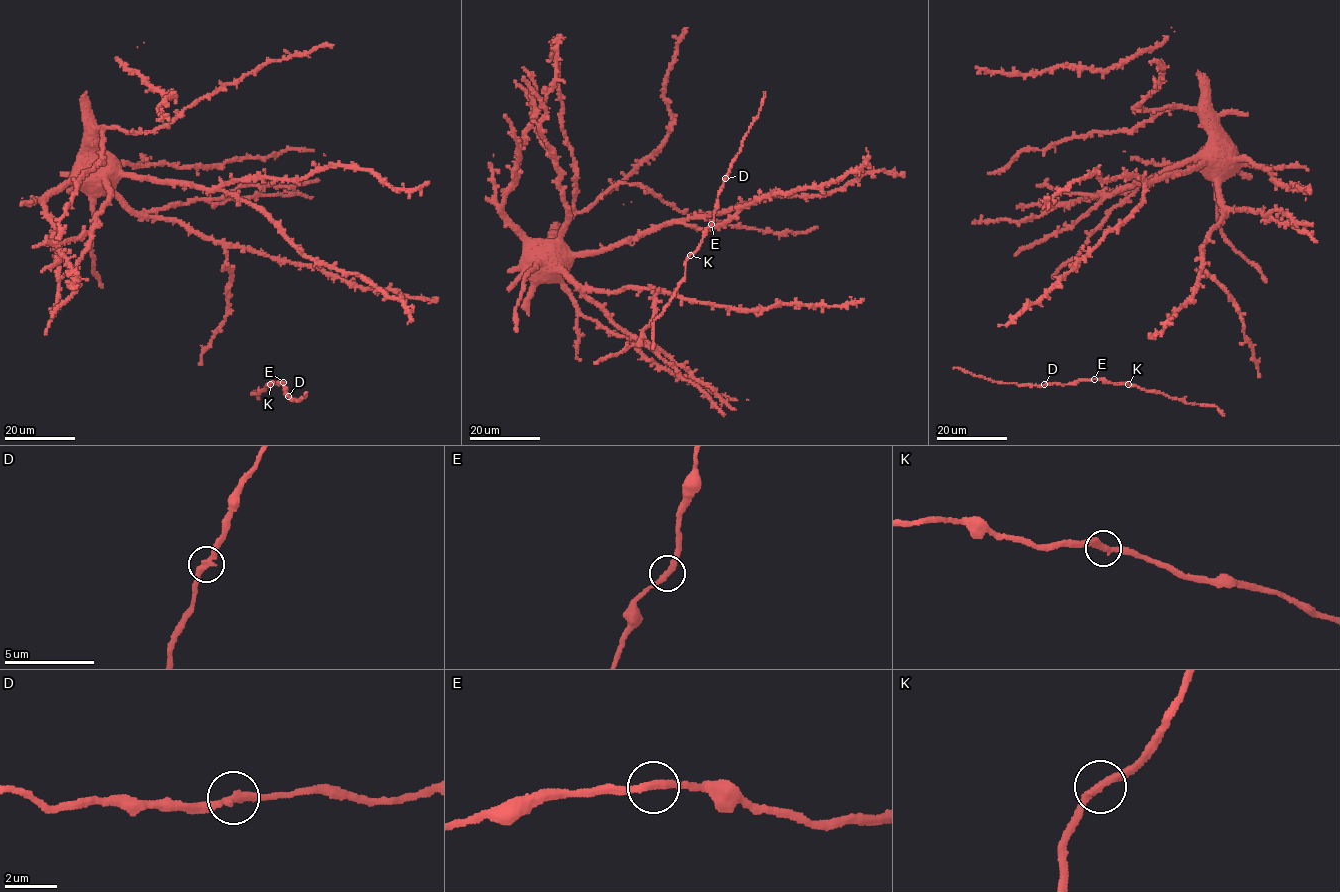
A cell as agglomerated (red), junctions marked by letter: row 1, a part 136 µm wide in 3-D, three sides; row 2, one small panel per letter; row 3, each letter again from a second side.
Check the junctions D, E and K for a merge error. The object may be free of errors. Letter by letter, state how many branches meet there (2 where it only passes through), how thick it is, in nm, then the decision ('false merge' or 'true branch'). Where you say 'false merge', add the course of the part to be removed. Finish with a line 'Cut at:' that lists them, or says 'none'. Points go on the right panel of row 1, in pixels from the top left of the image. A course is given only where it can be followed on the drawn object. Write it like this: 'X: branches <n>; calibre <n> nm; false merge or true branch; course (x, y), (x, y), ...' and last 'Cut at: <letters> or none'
D: branches 2; calibre 320 nm; true branch
E: branches 2; calibre 280 nm; true branch
K: branches 2; calibre 320 nm; true branch
Cut at: none

